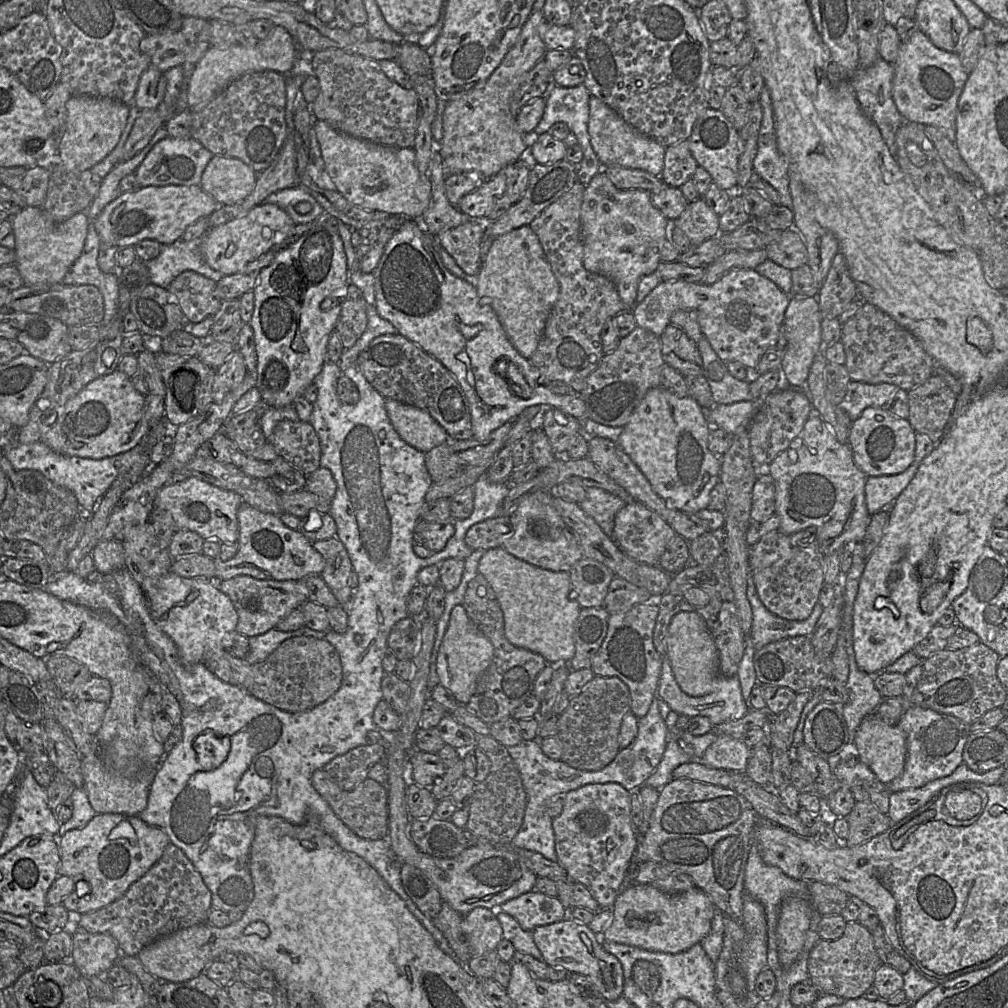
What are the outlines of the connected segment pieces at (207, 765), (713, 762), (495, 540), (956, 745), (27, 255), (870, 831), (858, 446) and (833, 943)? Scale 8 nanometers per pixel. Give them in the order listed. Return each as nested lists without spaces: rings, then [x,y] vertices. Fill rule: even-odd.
[[[212,731],[198,735],[194,740],[193,748],[202,767],[206,770],[218,767],[227,756],[229,742],[229,737],[220,738]]]
[[[718,735],[705,751],[700,761],[710,768],[744,772],[751,750],[740,739]]]
[[[497,516],[472,525],[465,535],[465,543],[473,550],[502,547],[513,535],[509,516]]]
[[[911,706],[903,713],[896,725],[905,734],[907,756],[903,773],[886,784],[891,793],[922,787],[930,781],[950,775],[963,763],[963,749],[971,733],[969,724],[952,715]]]
[[[26,206],[9,219],[15,236],[15,265],[25,285],[62,283],[63,278],[83,251],[89,225],[87,211],[76,213],[65,221],[56,222],[42,207]]]
[[[870,801],[856,802],[846,818],[849,824],[848,837],[841,843],[848,847],[860,845],[892,826],[888,815],[880,812]]]
[[[868,407],[852,424],[849,446],[857,466],[868,476],[895,475],[905,471],[915,455],[915,430],[908,419],[897,417],[885,407]]]
[[[858,921],[847,922],[840,938],[820,939],[811,949],[808,958],[809,982],[820,994],[856,999],[873,985],[875,973],[881,964],[872,933]]]

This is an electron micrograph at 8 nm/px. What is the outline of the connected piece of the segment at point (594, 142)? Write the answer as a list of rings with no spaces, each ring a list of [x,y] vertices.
[[[590,97],[590,117],[588,132],[592,148],[603,167],[618,165],[630,169],[640,169],[661,177],[664,168],[666,148],[630,124],[599,98]]]

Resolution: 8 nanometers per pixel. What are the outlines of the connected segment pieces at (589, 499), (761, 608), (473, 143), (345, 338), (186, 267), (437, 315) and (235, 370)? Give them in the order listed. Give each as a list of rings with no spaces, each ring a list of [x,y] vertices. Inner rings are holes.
[[[592,487],[586,488],[586,497],[578,505],[595,520],[608,537],[612,538],[615,516],[626,503],[601,488]]]
[[[750,566],[747,576],[747,598],[752,608],[750,635],[755,650],[784,638],[802,635],[811,636],[824,611],[824,607],[817,603],[810,616],[802,621],[787,620],[773,614],[765,607],[758,596]]]
[[[533,11],[524,24],[517,43],[481,85],[457,100],[447,102],[443,113],[443,137],[437,144],[447,174],[479,171],[487,179],[525,157],[530,136],[522,133],[511,113],[510,100],[527,73],[544,58],[547,47],[542,39],[543,11]]]
[[[349,283],[344,294],[345,298],[341,304],[341,312],[335,331],[339,334],[343,348],[348,349],[366,330],[368,318],[366,301],[361,290]]]
[[[203,237],[190,241],[180,238],[172,244],[162,245],[158,257],[144,261],[150,282],[167,290],[171,282],[185,271],[193,271],[218,282],[223,275],[206,263],[201,253],[202,242]]]
[[[406,220],[385,245],[380,261],[373,274],[375,278],[375,300],[378,314],[389,321],[400,335],[419,346],[437,359],[456,378],[469,402],[471,414],[472,438],[485,440],[490,433],[508,421],[514,421],[523,410],[530,406],[552,406],[569,413],[577,419],[587,419],[585,401],[574,393],[561,395],[552,392],[546,384],[539,384],[539,371],[530,359],[523,357],[511,344],[493,309],[479,297],[473,281],[461,279],[444,266],[437,249],[435,238],[422,228],[420,220]],[[466,352],[471,371],[456,355]],[[500,359],[514,363],[524,376],[533,393],[529,398],[515,395],[509,387],[510,382],[494,371],[494,365]]]
[[[234,349],[225,363],[215,370],[212,386],[212,400],[220,403],[224,397],[235,390],[246,375],[246,365],[241,353]]]

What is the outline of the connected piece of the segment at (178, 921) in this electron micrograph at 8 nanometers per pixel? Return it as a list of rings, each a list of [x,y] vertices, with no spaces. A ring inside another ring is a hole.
[[[169,842],[157,863],[134,882],[122,897],[101,909],[82,914],[77,927],[90,933],[108,934],[118,944],[120,955],[137,956],[143,947],[158,937],[206,922],[210,909],[211,892],[206,887],[200,873],[185,853]]]

